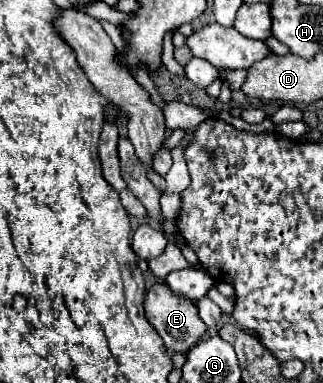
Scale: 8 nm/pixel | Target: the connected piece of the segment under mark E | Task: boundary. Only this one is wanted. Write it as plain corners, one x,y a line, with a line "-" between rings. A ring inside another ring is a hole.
155,282
149,288
147,298
145,298
145,314
147,314
147,320
159,332
159,336
163,338
167,350
171,350
171,352
183,352
185,354
193,344
197,344
203,338
203,334
207,330
207,326
203,324
203,320
197,314
195,302
175,294
165,282

